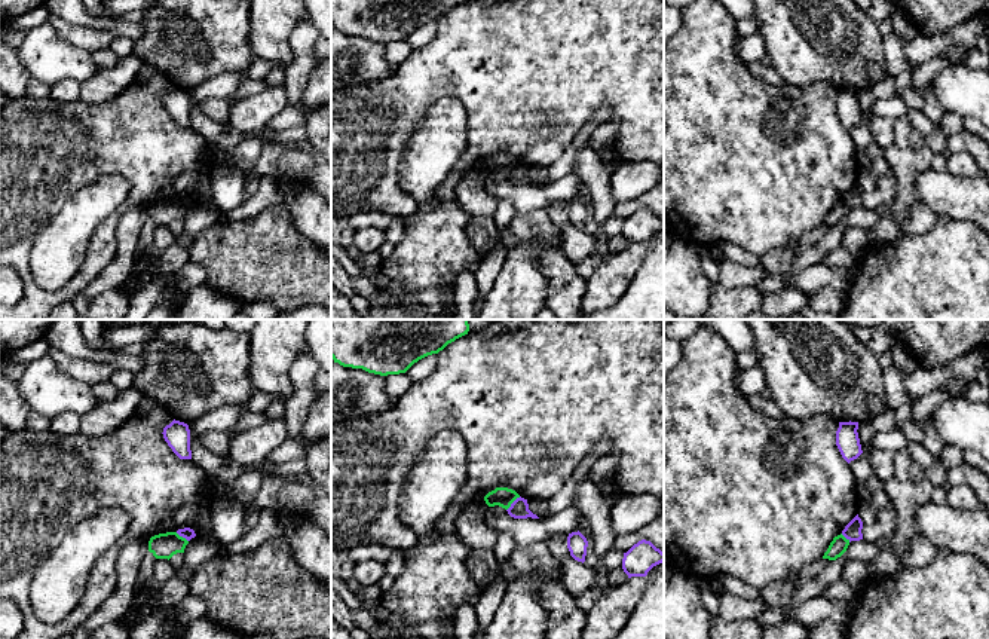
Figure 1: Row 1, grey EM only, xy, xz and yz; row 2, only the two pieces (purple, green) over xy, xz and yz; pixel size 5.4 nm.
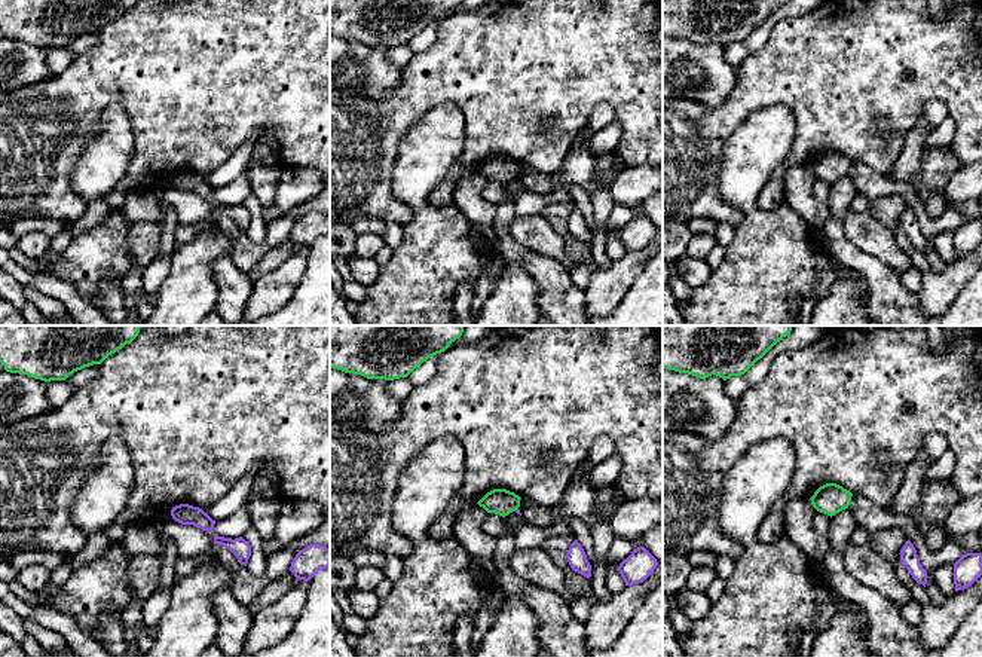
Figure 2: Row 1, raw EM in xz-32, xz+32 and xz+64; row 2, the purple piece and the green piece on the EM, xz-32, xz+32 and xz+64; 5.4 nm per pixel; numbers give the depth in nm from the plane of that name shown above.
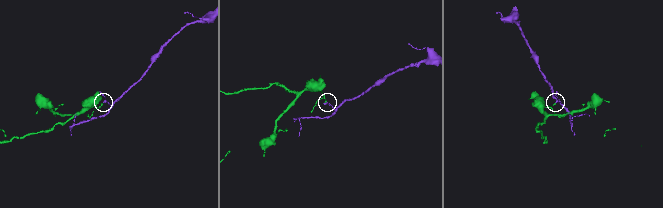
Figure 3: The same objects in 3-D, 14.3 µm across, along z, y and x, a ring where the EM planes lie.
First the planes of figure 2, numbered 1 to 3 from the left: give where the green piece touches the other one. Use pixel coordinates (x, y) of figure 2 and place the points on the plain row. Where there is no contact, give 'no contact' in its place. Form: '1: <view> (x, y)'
1: no contact
2: no contact
3: no contact

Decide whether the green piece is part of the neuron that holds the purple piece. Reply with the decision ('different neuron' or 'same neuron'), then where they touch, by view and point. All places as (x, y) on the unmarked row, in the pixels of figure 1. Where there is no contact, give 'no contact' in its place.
different neuron | xz (513, 170)

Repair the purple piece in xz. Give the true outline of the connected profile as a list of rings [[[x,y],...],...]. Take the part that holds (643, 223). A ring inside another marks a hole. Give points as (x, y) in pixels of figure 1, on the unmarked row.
[[[642,207],[624,220],[622,236],[631,244],[646,244],[647,239],[664,229],[664,220],[650,208]]]

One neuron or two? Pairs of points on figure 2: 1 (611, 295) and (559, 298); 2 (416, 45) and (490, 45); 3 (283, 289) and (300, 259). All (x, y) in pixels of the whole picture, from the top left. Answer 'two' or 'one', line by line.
1: two
2: two
3: one

